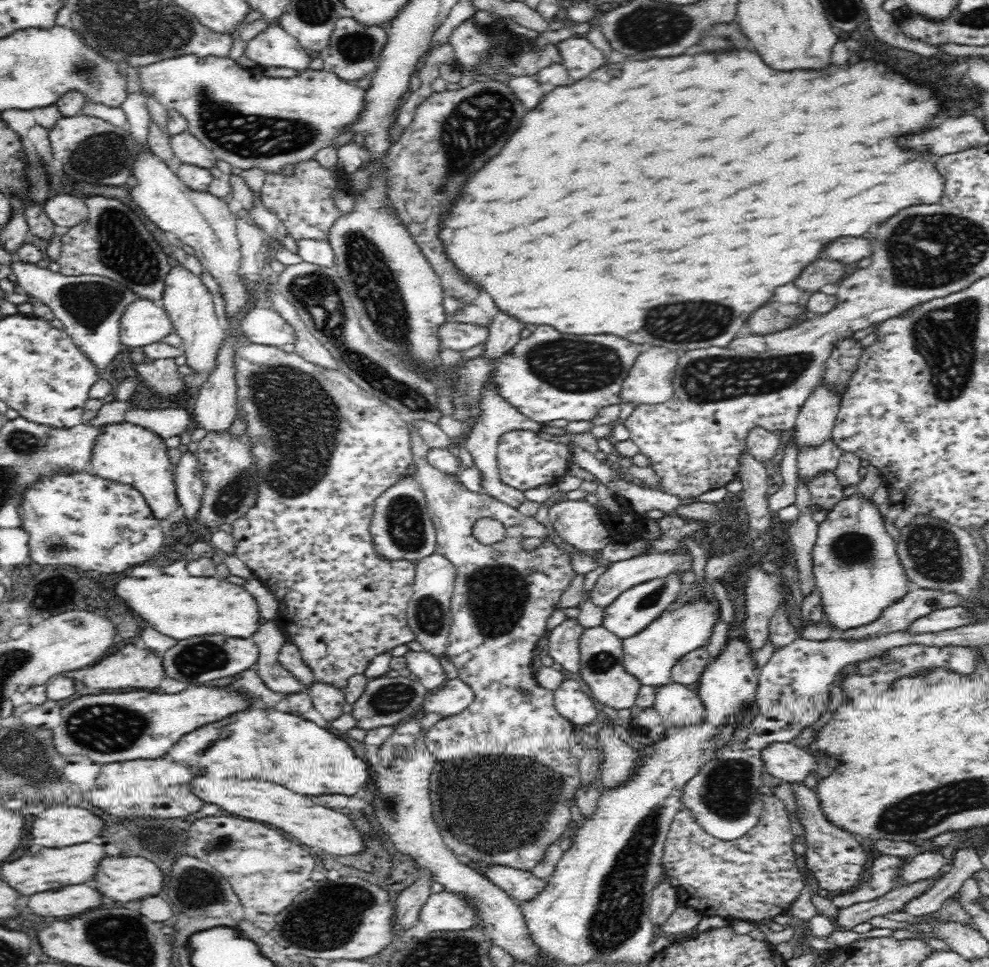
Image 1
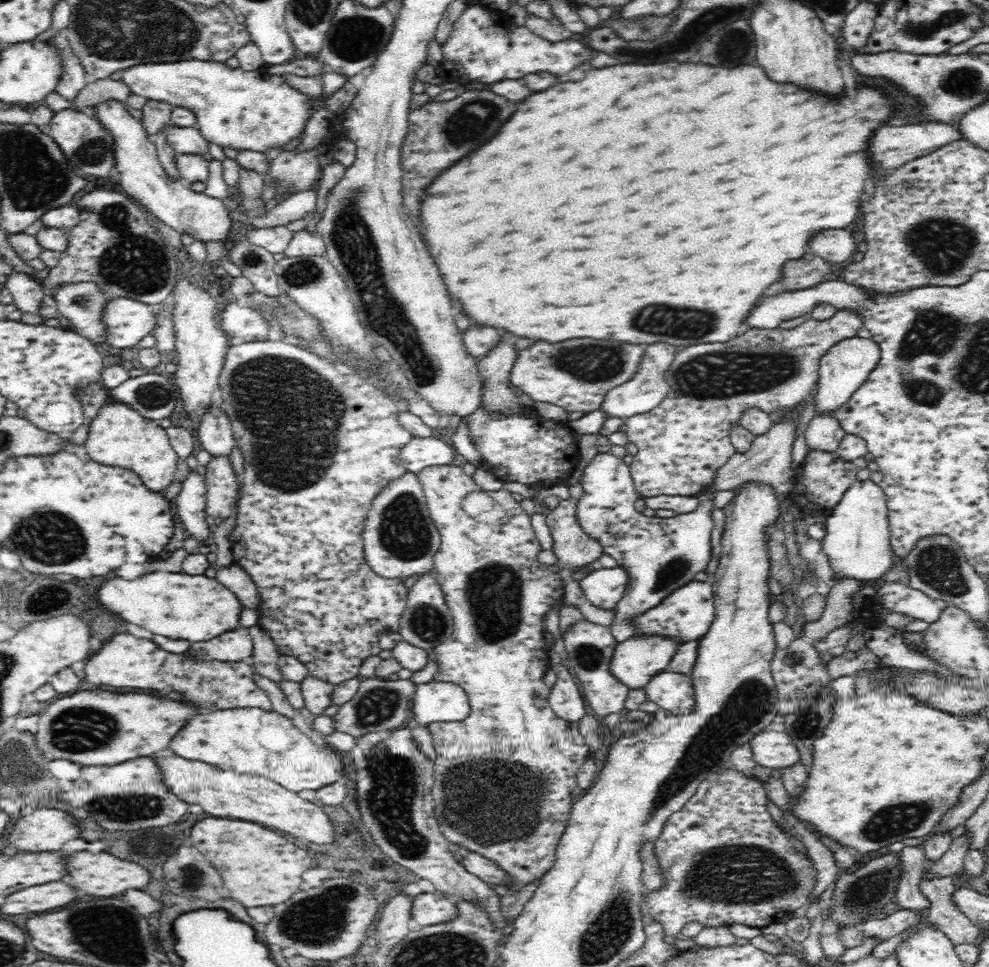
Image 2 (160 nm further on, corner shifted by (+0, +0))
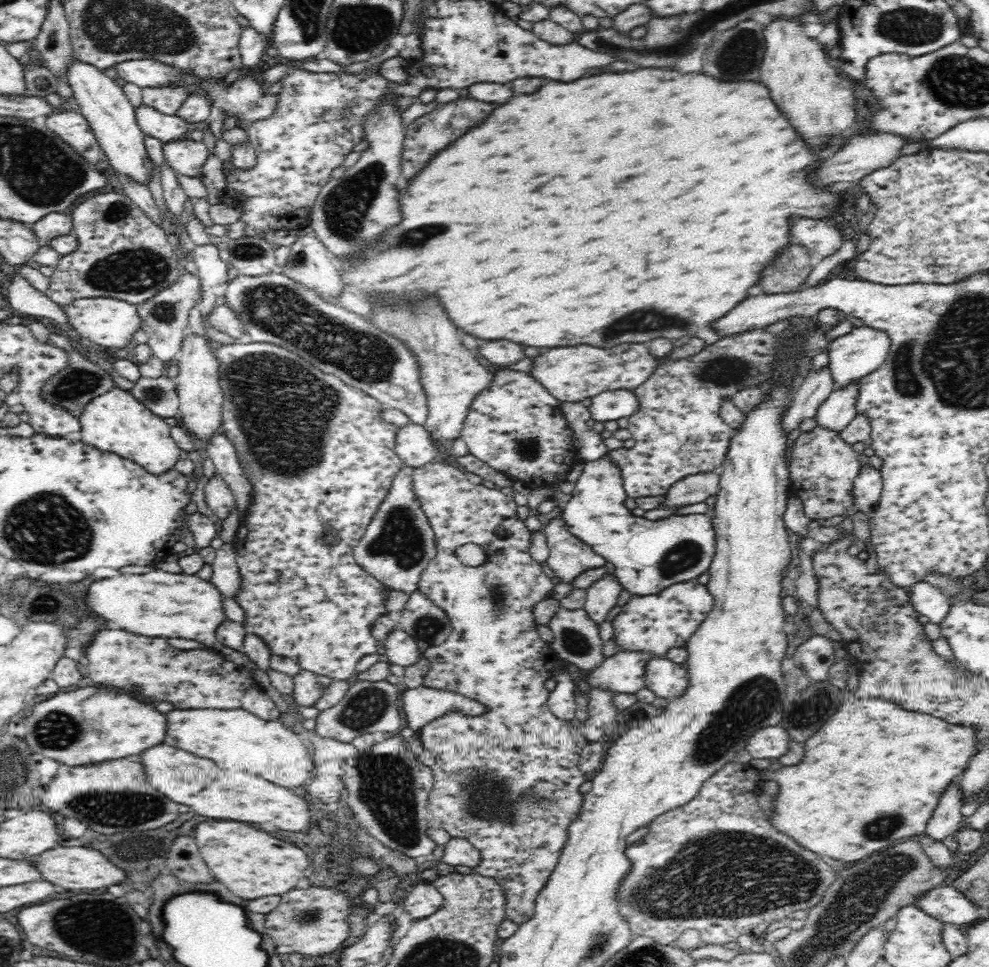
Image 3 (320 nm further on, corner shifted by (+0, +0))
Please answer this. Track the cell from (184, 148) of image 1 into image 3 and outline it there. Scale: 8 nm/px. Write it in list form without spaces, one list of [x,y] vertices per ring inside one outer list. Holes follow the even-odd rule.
[[[145,104],[134,106],[134,115],[136,115],[138,126],[141,127],[144,137],[158,138],[161,142],[185,138],[187,133],[197,126],[192,122],[186,122],[177,114],[166,115]]]

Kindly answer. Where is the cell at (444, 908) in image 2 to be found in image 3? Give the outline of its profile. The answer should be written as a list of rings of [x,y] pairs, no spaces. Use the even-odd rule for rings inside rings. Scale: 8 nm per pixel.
[[[427,882],[411,886],[406,892],[401,893],[403,906],[413,919],[426,918],[444,904],[444,897],[438,890]]]

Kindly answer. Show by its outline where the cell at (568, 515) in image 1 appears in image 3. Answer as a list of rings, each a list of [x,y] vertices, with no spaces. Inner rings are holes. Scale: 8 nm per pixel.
[[[558,517],[547,521],[542,526],[546,534],[549,555],[544,565],[560,582],[572,586],[574,580],[592,568],[604,567],[607,560],[579,540],[566,528],[564,518]]]

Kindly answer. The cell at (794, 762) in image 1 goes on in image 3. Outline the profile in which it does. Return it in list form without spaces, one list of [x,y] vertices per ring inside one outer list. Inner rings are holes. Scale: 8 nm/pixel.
[[[766,726],[752,734],[745,749],[754,759],[780,759],[789,752],[791,738],[780,726]]]

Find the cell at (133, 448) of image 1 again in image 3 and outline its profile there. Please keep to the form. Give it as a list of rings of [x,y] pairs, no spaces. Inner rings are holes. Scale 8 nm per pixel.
[[[115,385],[113,390],[90,400],[79,416],[81,440],[95,448],[127,458],[151,474],[163,474],[180,460],[181,448],[172,438],[171,427],[160,416],[134,398],[132,392]]]

